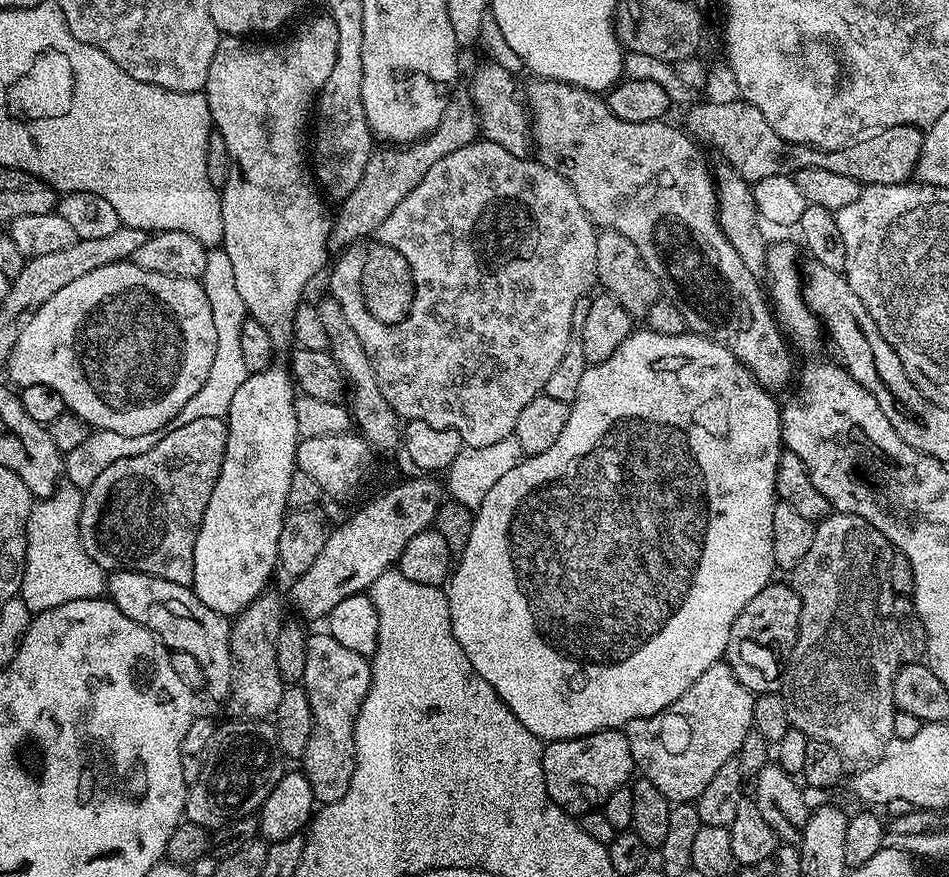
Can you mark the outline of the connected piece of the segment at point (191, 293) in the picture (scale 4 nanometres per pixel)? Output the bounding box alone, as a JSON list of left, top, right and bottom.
[6,262,216,435]

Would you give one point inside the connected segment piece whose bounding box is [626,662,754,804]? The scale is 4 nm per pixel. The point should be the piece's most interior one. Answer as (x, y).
(680, 749)

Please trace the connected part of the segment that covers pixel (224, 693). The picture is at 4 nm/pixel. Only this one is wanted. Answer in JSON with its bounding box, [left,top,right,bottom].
[106,572,232,701]

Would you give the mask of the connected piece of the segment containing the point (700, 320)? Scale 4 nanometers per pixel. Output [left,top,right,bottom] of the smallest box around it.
[526,78,792,394]

